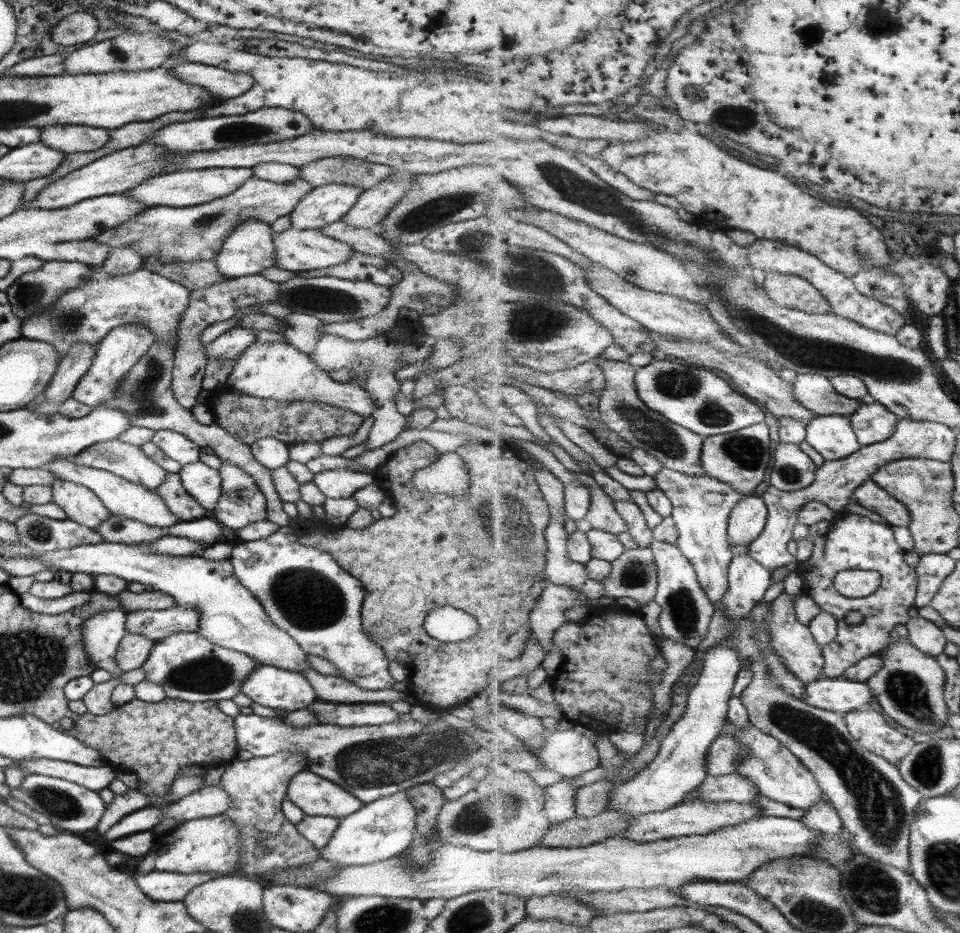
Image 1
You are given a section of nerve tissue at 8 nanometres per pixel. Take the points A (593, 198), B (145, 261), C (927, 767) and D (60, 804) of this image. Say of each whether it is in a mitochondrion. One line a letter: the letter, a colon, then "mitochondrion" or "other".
A: mitochondrion
B: other
C: mitochondrion
D: mitochondrion

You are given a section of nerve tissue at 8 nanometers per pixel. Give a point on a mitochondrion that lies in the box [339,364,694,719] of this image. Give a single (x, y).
(652, 430)

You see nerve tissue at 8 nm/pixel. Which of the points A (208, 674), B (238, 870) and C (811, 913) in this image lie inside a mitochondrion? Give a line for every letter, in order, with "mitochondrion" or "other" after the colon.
A: mitochondrion
B: other
C: mitochondrion

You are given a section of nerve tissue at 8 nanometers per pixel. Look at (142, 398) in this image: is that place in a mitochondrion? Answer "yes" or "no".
yes

